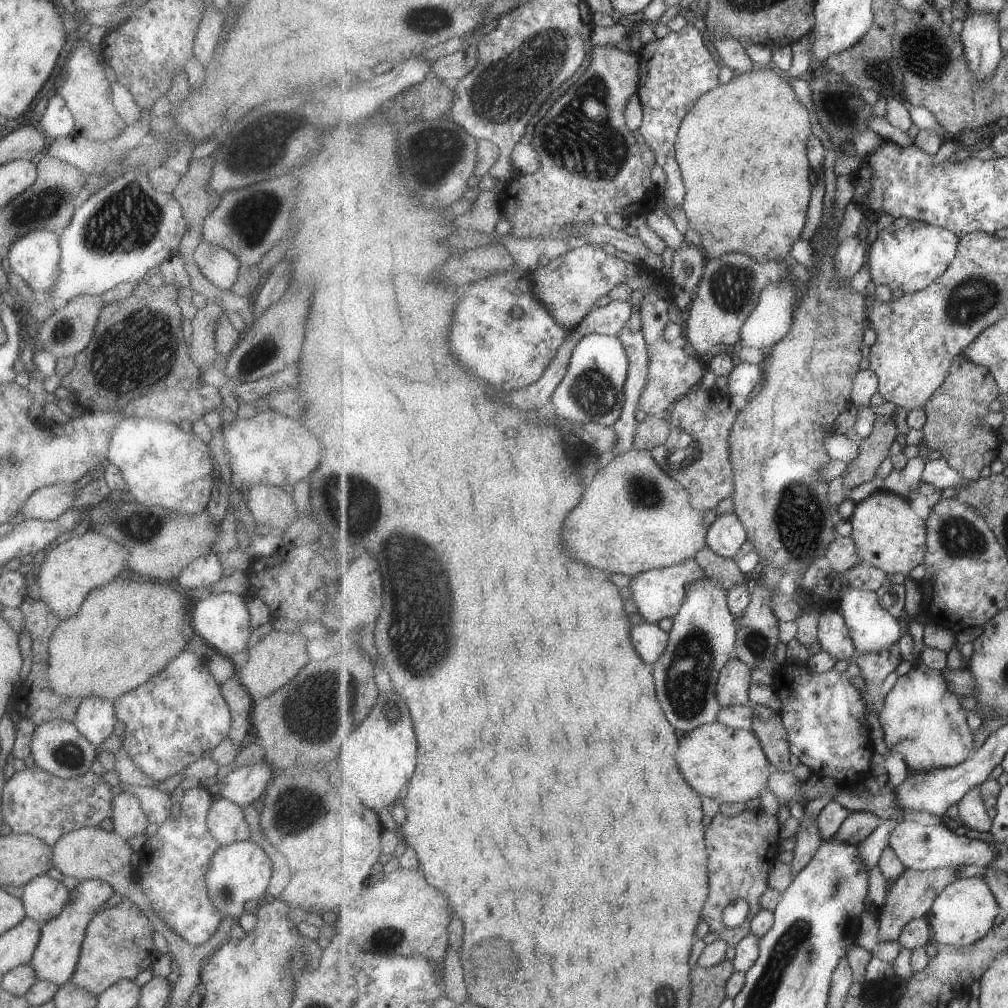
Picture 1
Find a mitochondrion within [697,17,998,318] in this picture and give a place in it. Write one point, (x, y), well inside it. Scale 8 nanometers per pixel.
(924, 49)

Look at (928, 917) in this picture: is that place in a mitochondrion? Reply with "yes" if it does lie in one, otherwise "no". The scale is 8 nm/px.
no

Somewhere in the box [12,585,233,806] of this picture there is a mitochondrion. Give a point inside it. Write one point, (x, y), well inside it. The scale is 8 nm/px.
(66, 756)

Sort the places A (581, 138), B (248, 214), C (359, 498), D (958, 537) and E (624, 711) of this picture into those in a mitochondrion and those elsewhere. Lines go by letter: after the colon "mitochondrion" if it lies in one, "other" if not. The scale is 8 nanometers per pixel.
A: mitochondrion
B: mitochondrion
C: mitochondrion
D: mitochondrion
E: other

